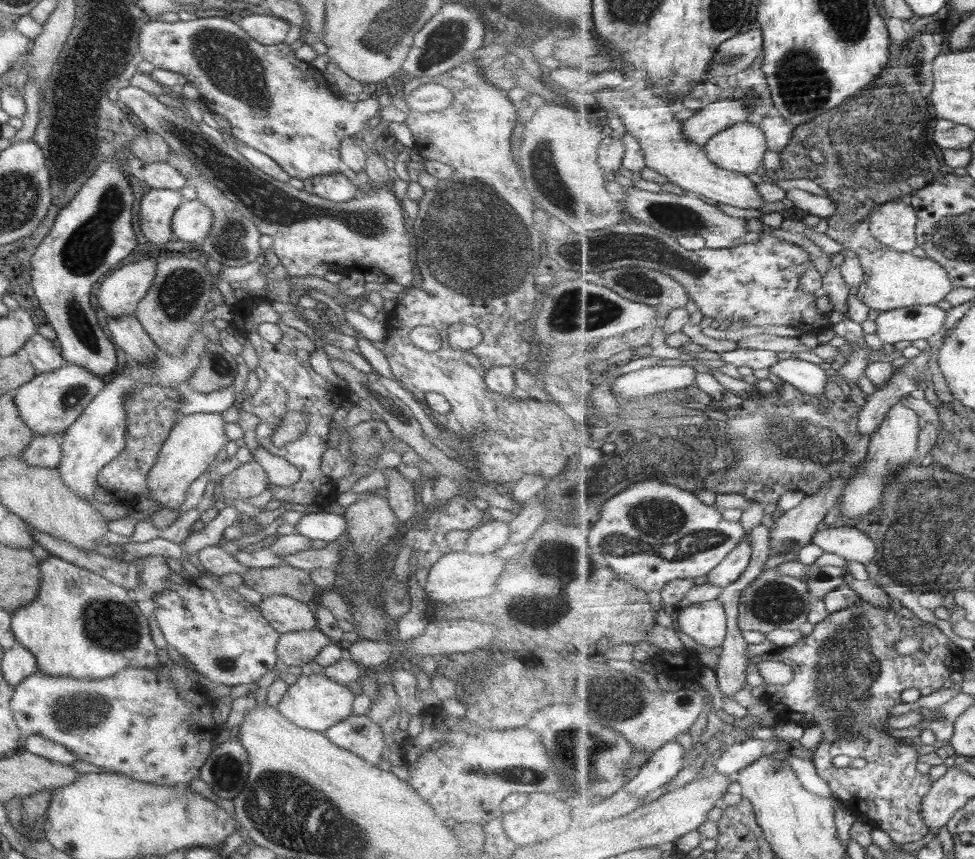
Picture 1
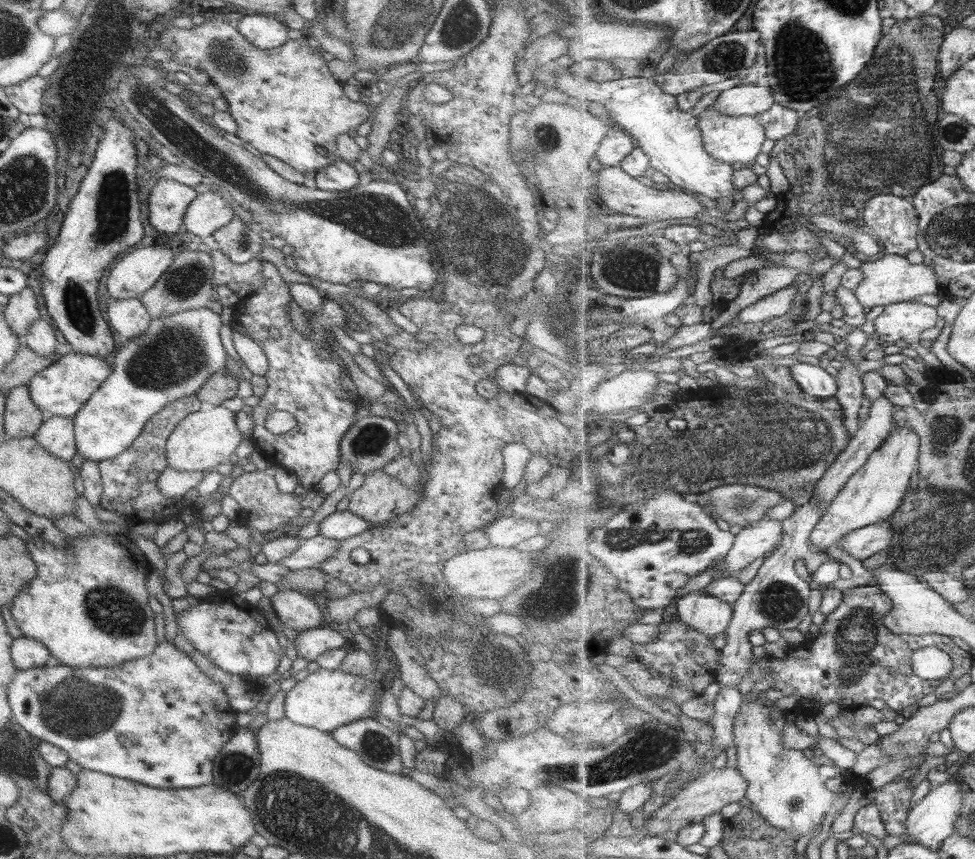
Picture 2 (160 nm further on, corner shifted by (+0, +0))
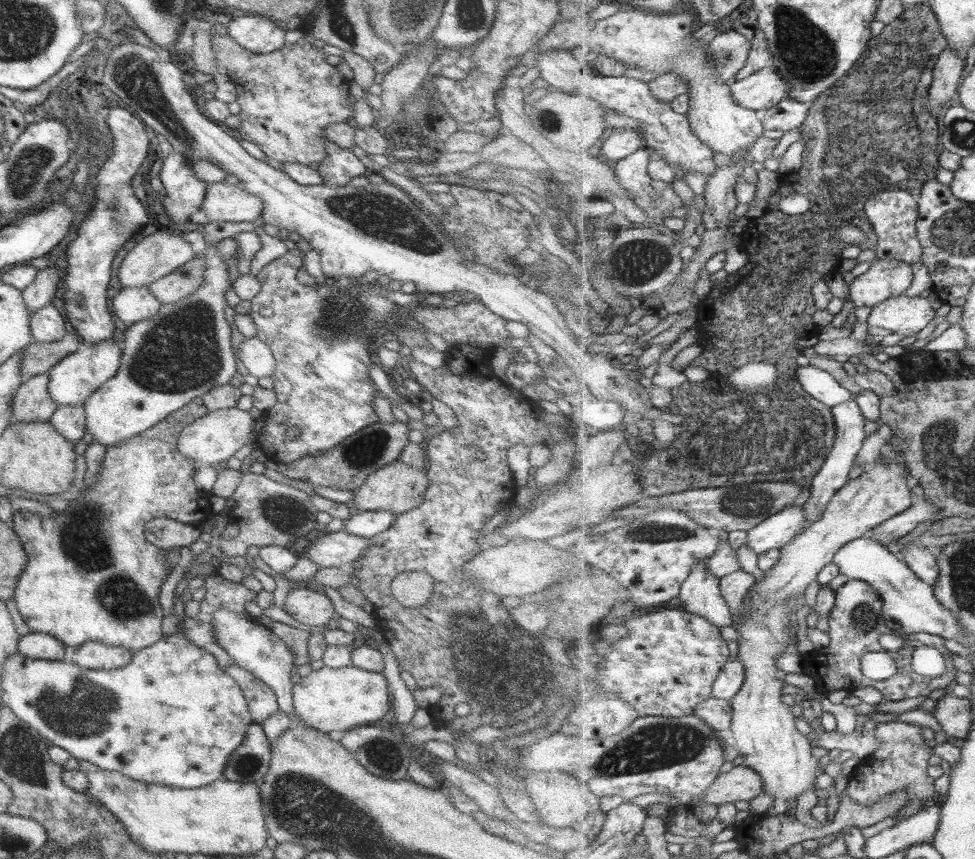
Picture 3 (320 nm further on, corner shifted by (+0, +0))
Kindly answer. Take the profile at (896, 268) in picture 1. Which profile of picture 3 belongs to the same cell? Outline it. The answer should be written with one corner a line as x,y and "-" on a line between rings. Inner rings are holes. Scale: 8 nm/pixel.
894,259
876,260
871,269
850,282
855,307
873,308
894,297
905,295
913,284
911,264

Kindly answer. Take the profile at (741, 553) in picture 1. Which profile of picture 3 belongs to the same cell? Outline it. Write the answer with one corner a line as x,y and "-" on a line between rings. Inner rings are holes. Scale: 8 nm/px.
788,506
747,531
745,545
758,552
759,556
775,548
782,550
806,529
806,524
808,514
803,506

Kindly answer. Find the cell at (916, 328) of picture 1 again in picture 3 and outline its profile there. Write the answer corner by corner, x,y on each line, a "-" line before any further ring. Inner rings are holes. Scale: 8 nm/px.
899,296
872,308
868,327
878,327
905,338
921,336
936,320
936,301
933,297

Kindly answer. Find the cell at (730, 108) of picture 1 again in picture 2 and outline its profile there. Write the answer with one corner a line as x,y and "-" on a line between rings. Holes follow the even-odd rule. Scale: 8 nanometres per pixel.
745,83
721,92
711,109
728,115
757,116
775,103
774,90
769,85

